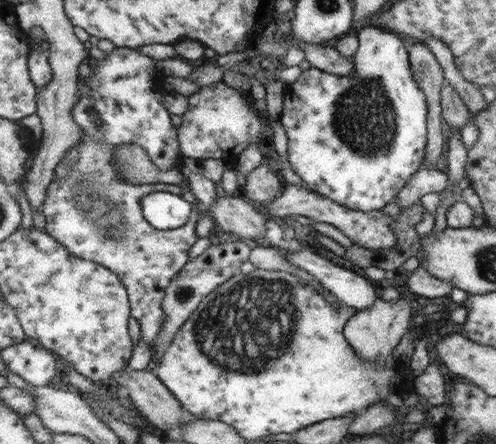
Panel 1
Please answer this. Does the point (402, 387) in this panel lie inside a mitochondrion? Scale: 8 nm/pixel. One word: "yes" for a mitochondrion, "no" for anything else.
no

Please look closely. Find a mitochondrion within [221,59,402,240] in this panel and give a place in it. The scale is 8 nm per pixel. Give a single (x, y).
(363, 117)

